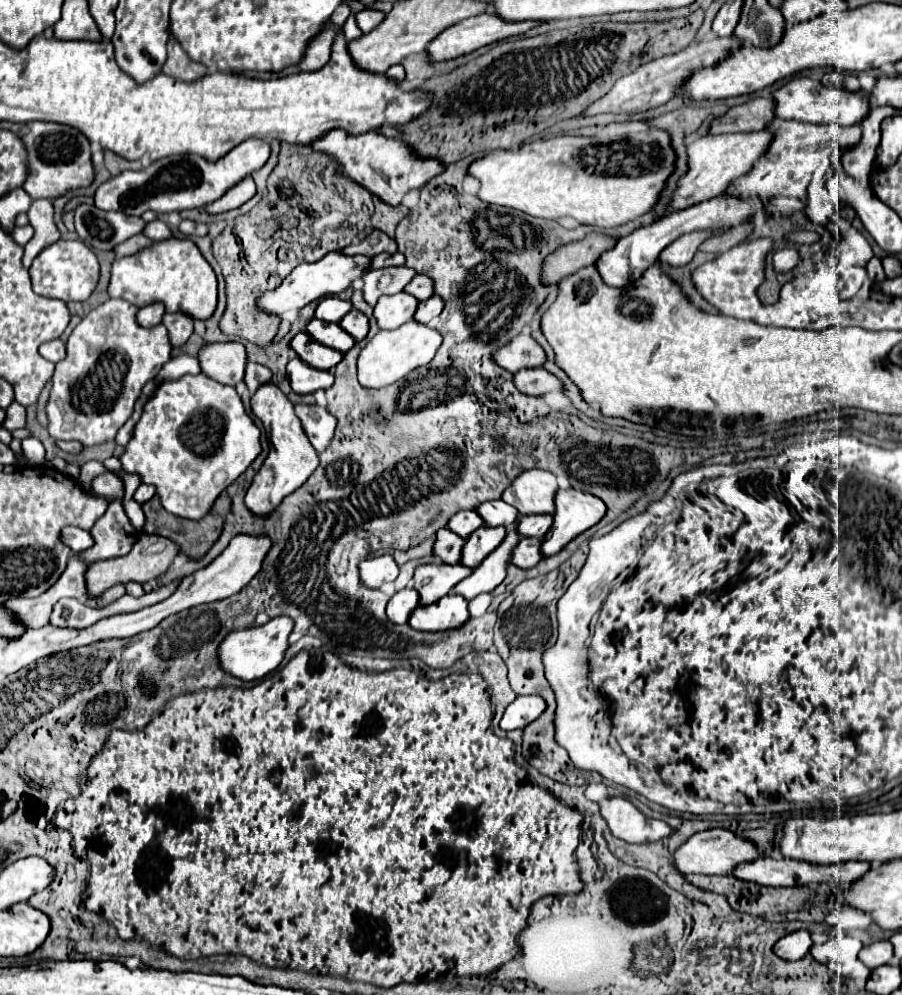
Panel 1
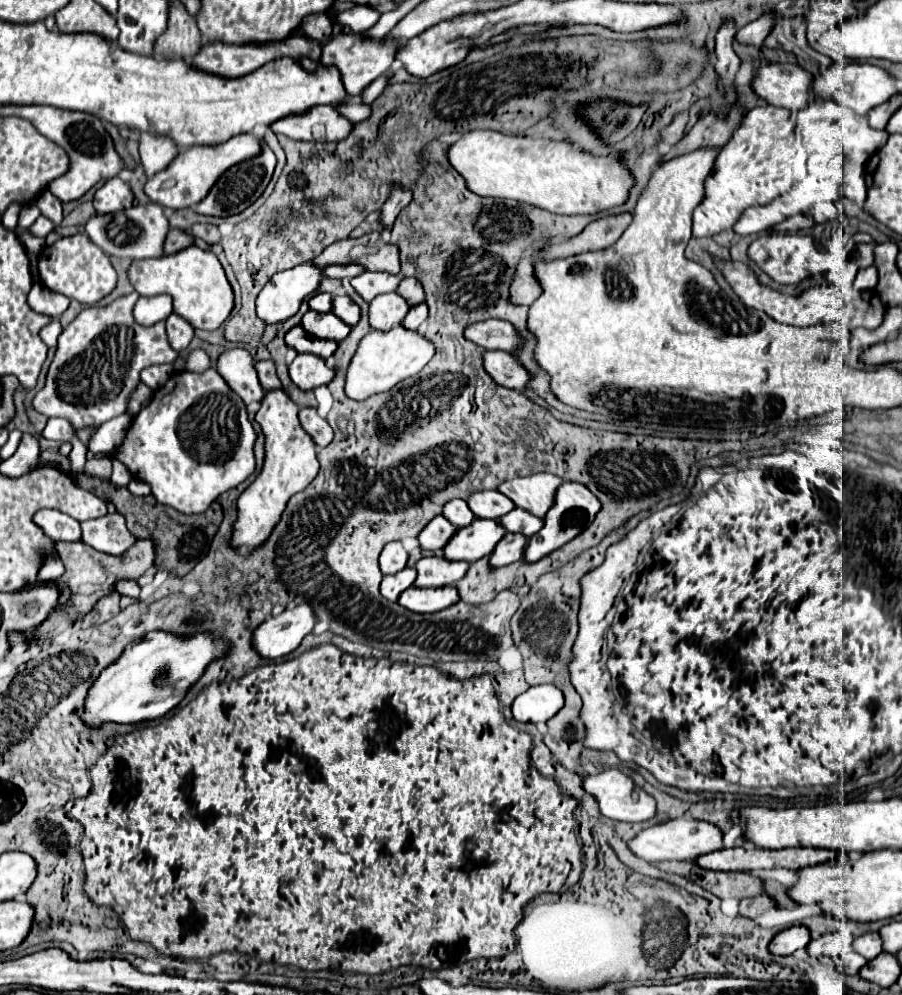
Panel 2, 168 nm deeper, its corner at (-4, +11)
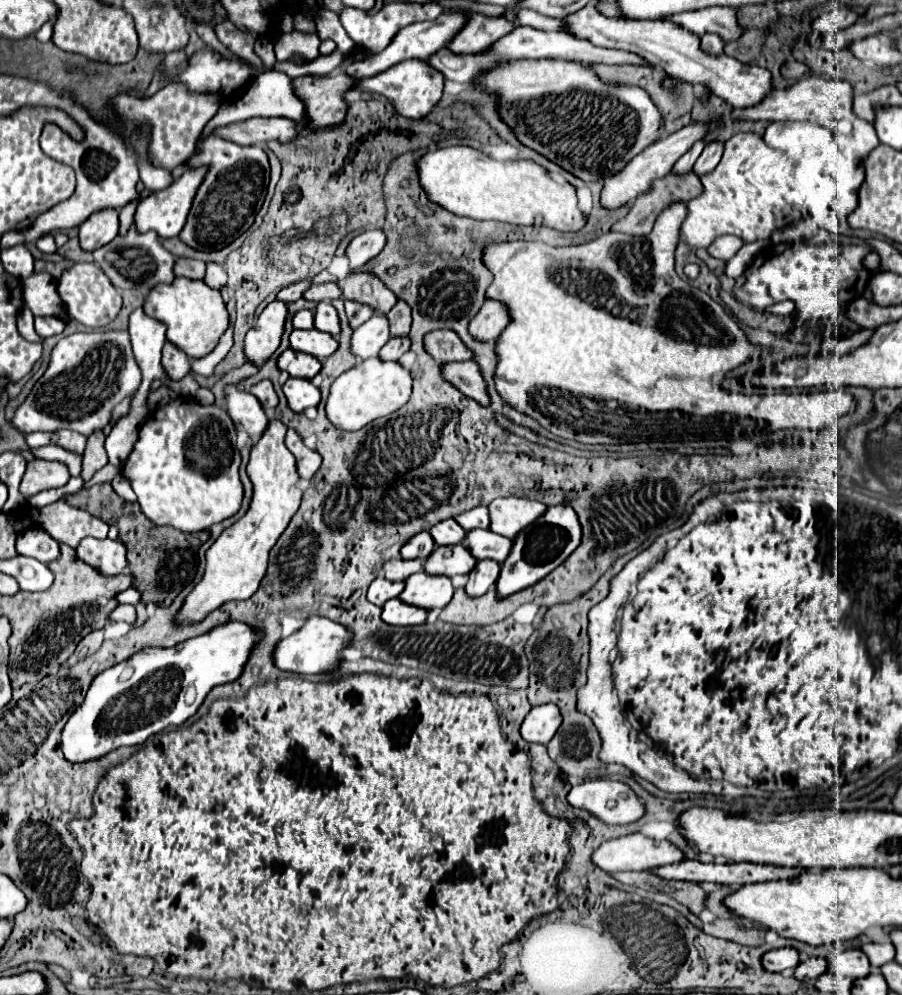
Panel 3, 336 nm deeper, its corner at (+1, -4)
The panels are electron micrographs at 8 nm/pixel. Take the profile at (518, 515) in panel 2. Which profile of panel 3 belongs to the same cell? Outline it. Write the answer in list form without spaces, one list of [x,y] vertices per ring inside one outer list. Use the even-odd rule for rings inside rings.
[[[488,529],[468,531],[466,537],[464,537],[464,543],[478,561],[494,559],[494,561],[502,563],[508,557],[510,549],[512,549],[510,539],[506,539],[502,535],[496,535],[492,531],[488,531]]]

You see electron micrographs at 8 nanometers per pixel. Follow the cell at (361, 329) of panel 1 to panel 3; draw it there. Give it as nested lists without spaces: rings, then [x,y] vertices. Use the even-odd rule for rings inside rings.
[[[320,301],[314,309],[314,327],[320,331],[326,331],[330,335],[338,335],[340,333],[340,323],[338,323],[338,313],[330,303]]]

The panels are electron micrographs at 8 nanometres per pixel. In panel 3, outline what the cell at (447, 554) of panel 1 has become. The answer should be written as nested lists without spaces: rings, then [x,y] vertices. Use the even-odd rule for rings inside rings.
[[[424,531],[408,539],[408,543],[404,543],[404,547],[400,549],[400,555],[404,559],[418,559],[418,557],[426,559],[432,553],[432,549],[434,549],[434,541],[428,535],[428,531]]]

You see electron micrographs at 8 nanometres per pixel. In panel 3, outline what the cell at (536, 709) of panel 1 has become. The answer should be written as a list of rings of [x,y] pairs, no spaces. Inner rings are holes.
[[[540,705],[540,707],[534,707],[526,715],[526,719],[522,723],[522,737],[528,743],[548,745],[548,741],[558,731],[560,723],[562,723],[562,715],[560,715],[560,709],[556,705]]]

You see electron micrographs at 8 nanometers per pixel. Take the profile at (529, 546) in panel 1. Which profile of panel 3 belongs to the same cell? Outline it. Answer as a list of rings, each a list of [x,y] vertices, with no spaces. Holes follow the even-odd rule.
[[[490,559],[478,561],[476,567],[468,573],[468,583],[464,587],[466,595],[470,595],[470,597],[484,595],[490,587],[494,587],[498,575],[500,575],[500,563],[490,561]]]

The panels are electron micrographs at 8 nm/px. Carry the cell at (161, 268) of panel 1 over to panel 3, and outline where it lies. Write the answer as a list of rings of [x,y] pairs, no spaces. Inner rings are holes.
[[[176,277],[170,285],[156,285],[144,301],[144,311],[166,325],[166,339],[182,349],[190,359],[200,359],[212,353],[228,327],[228,311],[220,291],[210,289],[202,281],[184,277]]]

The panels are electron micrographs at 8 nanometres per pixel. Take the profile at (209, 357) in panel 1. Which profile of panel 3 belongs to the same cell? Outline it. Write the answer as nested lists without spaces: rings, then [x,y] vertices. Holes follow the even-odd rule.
[[[228,387],[226,397],[228,397],[226,409],[236,429],[246,431],[252,437],[252,441],[258,441],[270,423],[264,409],[260,407],[260,401],[252,393],[238,391],[238,387]]]

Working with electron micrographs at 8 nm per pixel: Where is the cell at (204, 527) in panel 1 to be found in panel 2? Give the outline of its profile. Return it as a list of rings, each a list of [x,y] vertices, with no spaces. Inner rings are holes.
[[[77,474],[77,476],[73,476],[73,480],[81,488],[95,492],[99,498],[111,500],[115,504],[117,512],[121,512],[127,518],[127,526],[135,538],[151,538],[155,542],[155,552],[157,552],[155,564],[171,570],[177,576],[185,576],[207,554],[209,544],[223,520],[223,510],[221,510],[219,502],[213,502],[203,514],[185,516],[181,512],[173,512],[173,508],[165,508],[163,504],[157,504],[157,500],[153,500],[153,496],[139,498],[139,496],[133,496],[127,488],[113,488],[109,482],[87,476],[87,474]]]

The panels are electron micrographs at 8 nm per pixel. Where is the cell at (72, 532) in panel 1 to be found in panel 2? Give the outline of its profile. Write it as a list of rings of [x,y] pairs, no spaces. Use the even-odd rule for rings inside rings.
[[[39,510],[33,520],[55,542],[59,542],[59,540],[67,540],[67,542],[81,540],[81,526],[79,526],[79,522],[73,520],[67,514],[61,514],[57,510]]]

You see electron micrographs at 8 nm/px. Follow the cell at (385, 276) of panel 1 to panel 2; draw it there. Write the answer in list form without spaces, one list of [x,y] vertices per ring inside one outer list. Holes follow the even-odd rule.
[[[363,272],[361,276],[353,278],[351,284],[353,288],[367,300],[371,302],[377,294],[393,292],[397,290],[397,284],[401,282],[401,276],[393,276],[389,272]]]

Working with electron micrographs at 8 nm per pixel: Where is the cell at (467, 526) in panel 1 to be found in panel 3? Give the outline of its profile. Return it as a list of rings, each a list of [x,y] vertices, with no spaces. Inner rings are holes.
[[[446,519],[446,521],[436,523],[430,529],[430,535],[432,535],[436,545],[456,545],[456,543],[460,543],[464,539],[466,531],[454,519]]]

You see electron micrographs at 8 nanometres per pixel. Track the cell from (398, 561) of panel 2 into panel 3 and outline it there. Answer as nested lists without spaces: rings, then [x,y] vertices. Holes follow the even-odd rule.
[[[396,559],[396,561],[388,561],[388,563],[384,563],[382,575],[386,579],[392,579],[392,581],[406,581],[412,573],[418,573],[422,569],[422,565],[424,565],[422,559],[412,559],[412,561]]]

